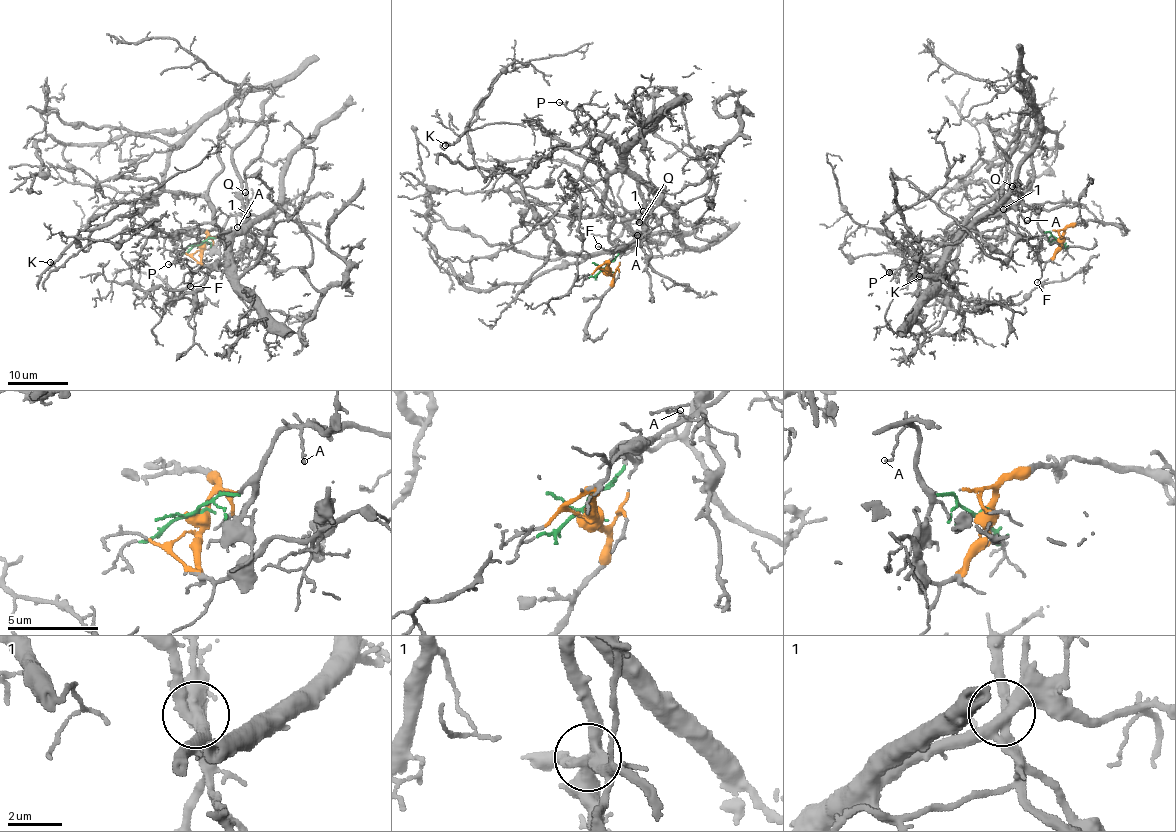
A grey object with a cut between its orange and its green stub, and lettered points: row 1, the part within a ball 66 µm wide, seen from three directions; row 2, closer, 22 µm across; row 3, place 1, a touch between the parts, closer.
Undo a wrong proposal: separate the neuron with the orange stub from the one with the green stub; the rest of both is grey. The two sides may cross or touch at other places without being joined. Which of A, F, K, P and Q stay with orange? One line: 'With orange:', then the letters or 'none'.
With orange: F

